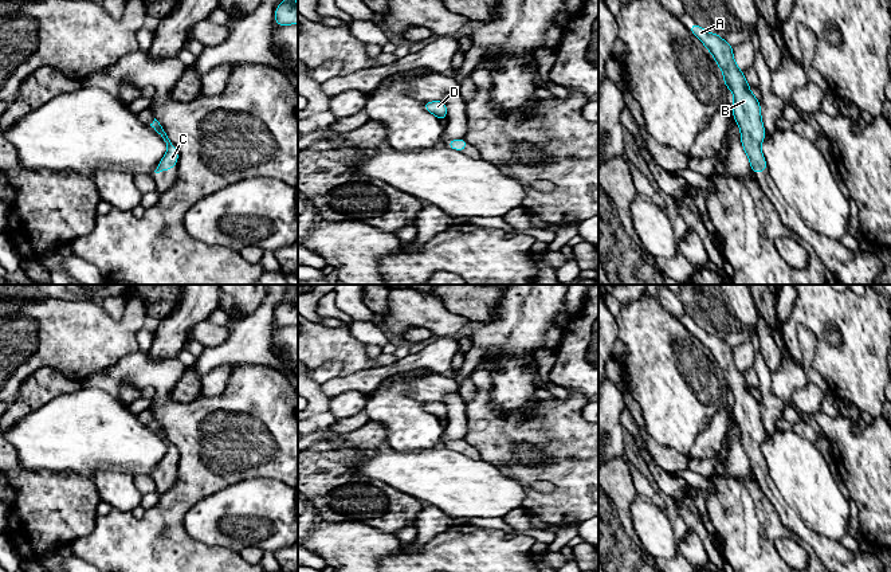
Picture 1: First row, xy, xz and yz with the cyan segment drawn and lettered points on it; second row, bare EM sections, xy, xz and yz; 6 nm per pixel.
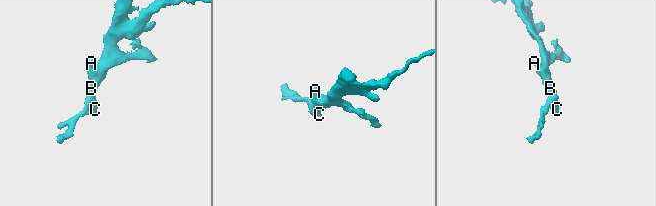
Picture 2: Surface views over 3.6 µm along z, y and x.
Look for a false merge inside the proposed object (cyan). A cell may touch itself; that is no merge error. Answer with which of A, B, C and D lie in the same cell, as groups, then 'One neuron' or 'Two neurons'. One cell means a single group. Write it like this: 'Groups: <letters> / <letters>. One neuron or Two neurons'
Groups: A B C D. One neuron

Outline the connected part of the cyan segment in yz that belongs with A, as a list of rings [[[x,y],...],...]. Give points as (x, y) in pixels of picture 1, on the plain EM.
[[[695,324],[690,325],[690,333],[711,353],[725,376],[722,384],[733,392],[733,416],[741,430],[741,444],[749,458],[751,471],[755,475],[766,471],[768,466],[761,451],[766,435],[761,420],[759,401],[751,395],[743,372],[734,363],[734,348],[718,334],[709,334]]]

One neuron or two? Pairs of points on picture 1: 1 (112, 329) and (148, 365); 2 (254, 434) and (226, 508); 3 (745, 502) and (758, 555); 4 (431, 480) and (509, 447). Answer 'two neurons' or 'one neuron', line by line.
1: two neurons
2: two neurons
3: one neuron
4: two neurons

